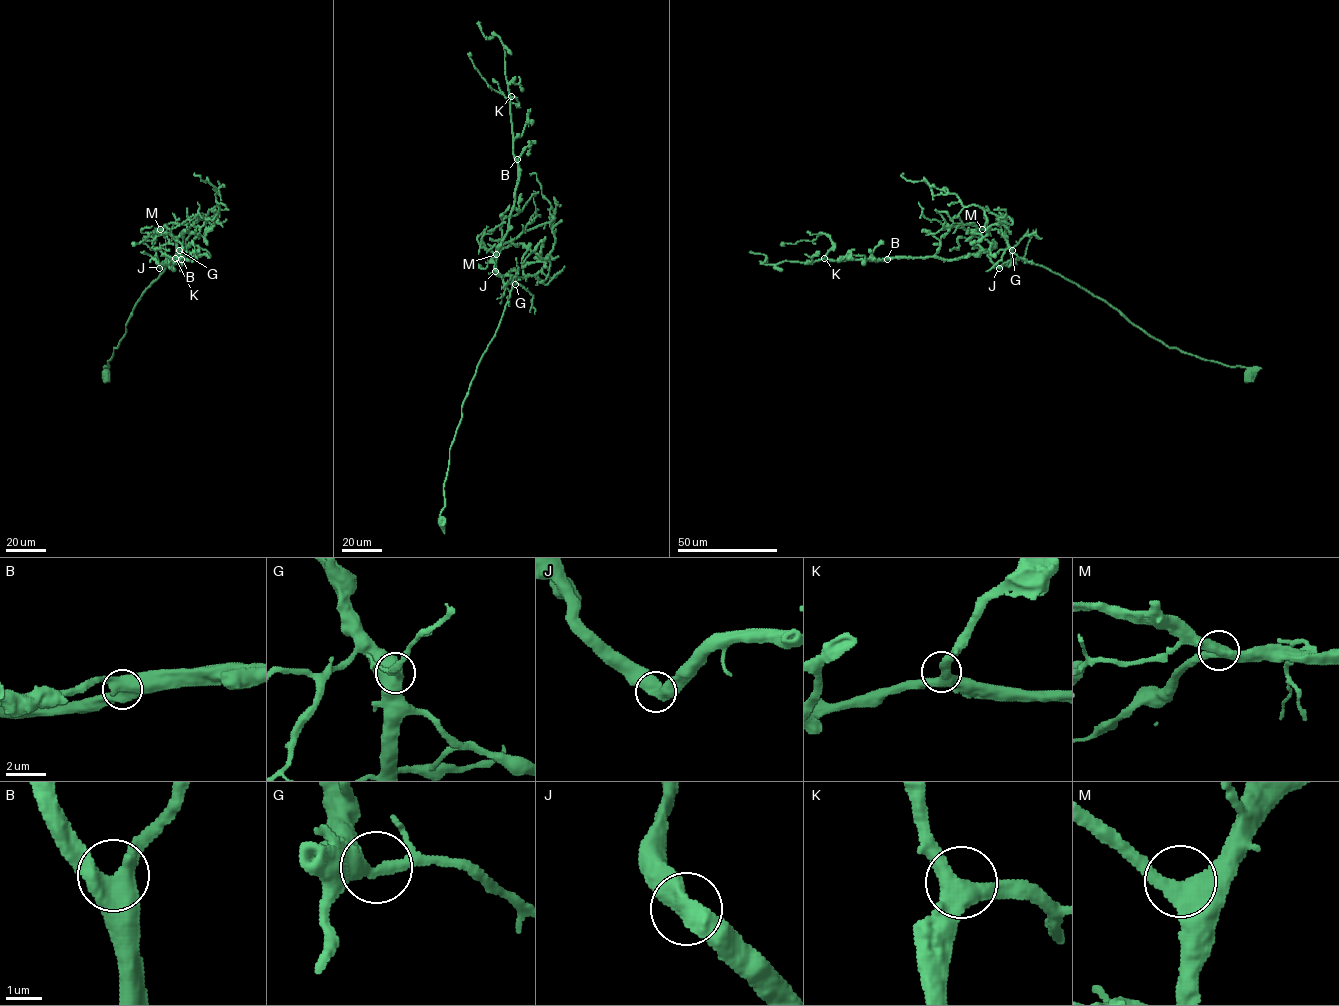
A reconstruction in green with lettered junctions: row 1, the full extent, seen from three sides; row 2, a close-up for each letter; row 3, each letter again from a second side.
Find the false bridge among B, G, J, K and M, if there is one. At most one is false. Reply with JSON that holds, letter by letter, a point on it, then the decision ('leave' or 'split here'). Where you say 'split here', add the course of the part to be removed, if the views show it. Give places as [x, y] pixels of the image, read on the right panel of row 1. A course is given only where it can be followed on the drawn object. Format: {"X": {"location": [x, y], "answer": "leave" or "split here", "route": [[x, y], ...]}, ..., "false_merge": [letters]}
{"B": {"location": [887, 259], "answer": "leave"}, "G": {"location": [1012, 250], "answer": "leave"}, "J": {"location": [999, 268], "answer": "leave"}, "K": {"location": [824, 258], "answer": "leave"}, "M": {"location": [982, 229], "answer": "leave"}, "false_merge": []}

